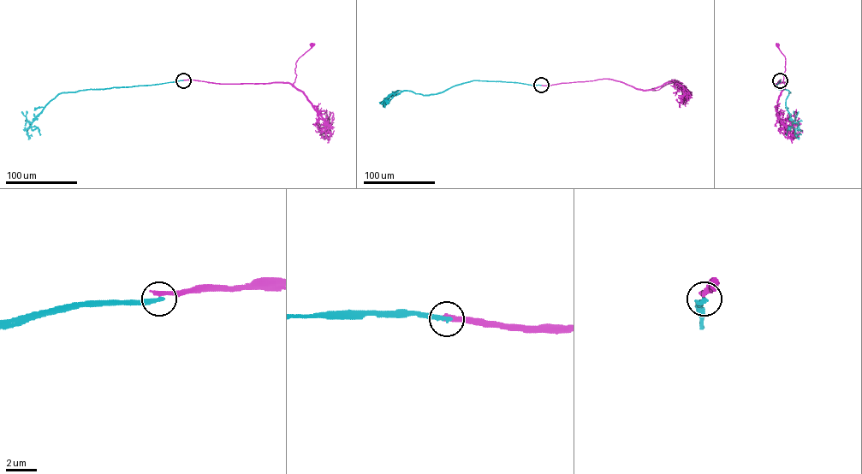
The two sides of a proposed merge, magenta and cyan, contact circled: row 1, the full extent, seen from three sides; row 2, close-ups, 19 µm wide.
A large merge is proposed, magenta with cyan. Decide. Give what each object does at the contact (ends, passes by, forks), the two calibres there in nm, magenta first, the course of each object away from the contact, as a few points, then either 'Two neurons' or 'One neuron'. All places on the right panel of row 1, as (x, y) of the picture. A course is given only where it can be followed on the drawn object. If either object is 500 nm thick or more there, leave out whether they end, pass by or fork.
At the ring magenta ends. At the ring cyan ends. Thickness 360 nm (magenta) against 320 nm. Course of magenta: (780, 80), (774, 83), (785, 82), (785, 85), (785, 58), (778, 45). Course of cyan: (780, 80), (775, 87), (790, 92), (786, 106), (792, 124), (788, 126), (786, 135). Two neurons

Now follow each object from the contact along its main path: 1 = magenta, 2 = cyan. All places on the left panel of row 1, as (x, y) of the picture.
1: (183, 80), (221, 84), (289, 82), (293, 85), (295, 62), (312, 45)
2: (183, 80), (58, 93), (30, 126), (36, 127), (40, 135)

